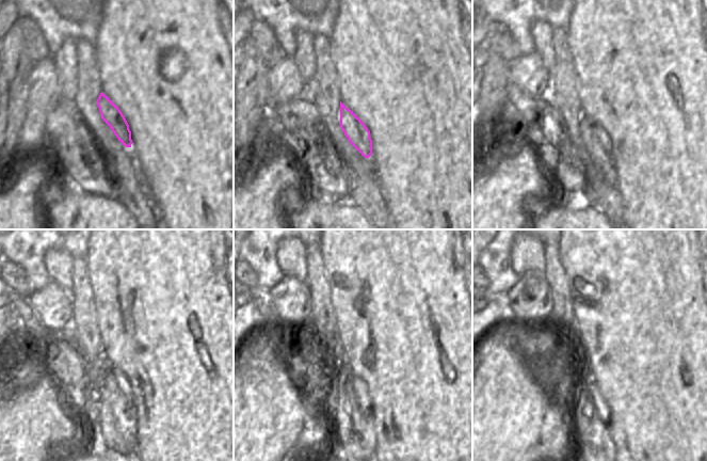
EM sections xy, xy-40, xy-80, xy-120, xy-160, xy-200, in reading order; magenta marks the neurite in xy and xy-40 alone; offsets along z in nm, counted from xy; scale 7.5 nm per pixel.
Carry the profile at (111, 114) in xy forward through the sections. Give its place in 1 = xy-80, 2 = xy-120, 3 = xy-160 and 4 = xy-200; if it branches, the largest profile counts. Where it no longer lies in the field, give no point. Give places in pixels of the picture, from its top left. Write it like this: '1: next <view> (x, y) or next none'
1: next xy-80 (596, 141)
2: next xy-120 (117, 423)
3: next xy-160 (355, 427)
4: next xy-200 (594, 443)

